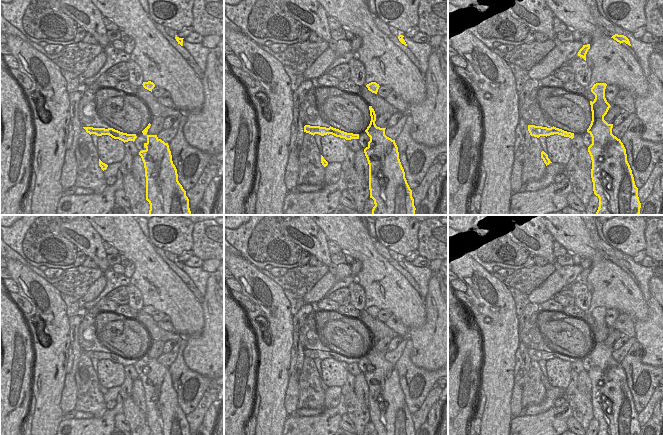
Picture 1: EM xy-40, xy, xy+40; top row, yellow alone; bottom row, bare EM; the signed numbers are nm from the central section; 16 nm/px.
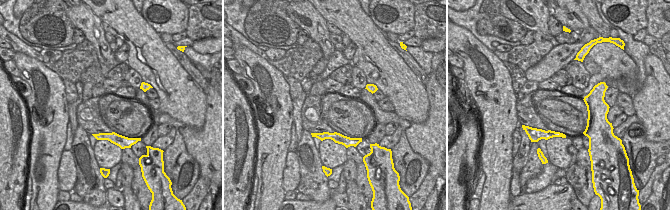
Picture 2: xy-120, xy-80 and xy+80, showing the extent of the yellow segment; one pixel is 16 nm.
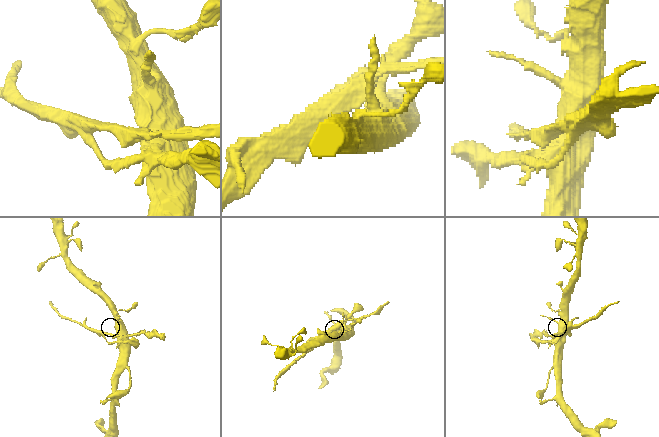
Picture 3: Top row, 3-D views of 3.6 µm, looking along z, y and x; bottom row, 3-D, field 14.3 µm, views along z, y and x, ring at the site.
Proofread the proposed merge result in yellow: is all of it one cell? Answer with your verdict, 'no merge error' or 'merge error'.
merge error

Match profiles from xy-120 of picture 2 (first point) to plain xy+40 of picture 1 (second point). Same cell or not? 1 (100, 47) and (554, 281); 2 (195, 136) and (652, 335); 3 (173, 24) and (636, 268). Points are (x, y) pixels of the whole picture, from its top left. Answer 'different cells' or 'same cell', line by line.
1: different cells
2: same cell
3: different cells

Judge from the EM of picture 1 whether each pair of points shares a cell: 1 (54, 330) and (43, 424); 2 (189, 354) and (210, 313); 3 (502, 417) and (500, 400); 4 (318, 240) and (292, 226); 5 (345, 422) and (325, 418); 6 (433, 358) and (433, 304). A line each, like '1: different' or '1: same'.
1: same
2: same
3: same
4: same
5: different
6: same

